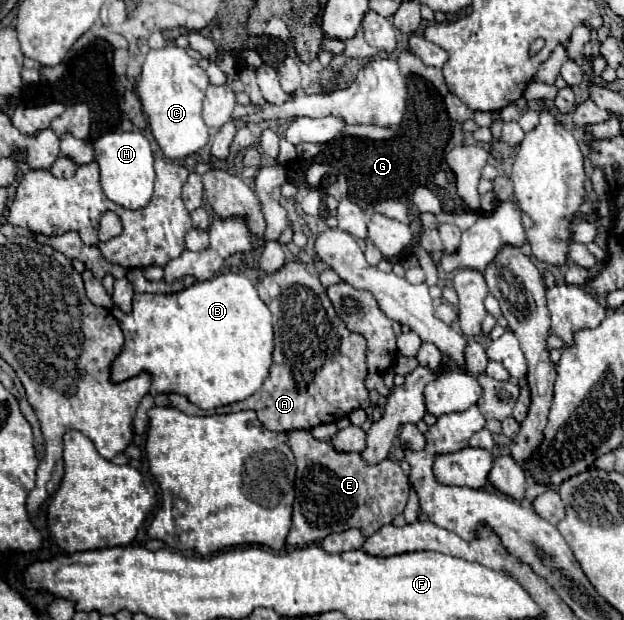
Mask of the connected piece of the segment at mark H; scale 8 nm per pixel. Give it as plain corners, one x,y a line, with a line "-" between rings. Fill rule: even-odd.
114,130
100,136
93,142
94,160
100,166
100,184
104,194
130,210
144,208
152,198
154,186
154,156
150,150
150,142
144,138
140,130
123,132

